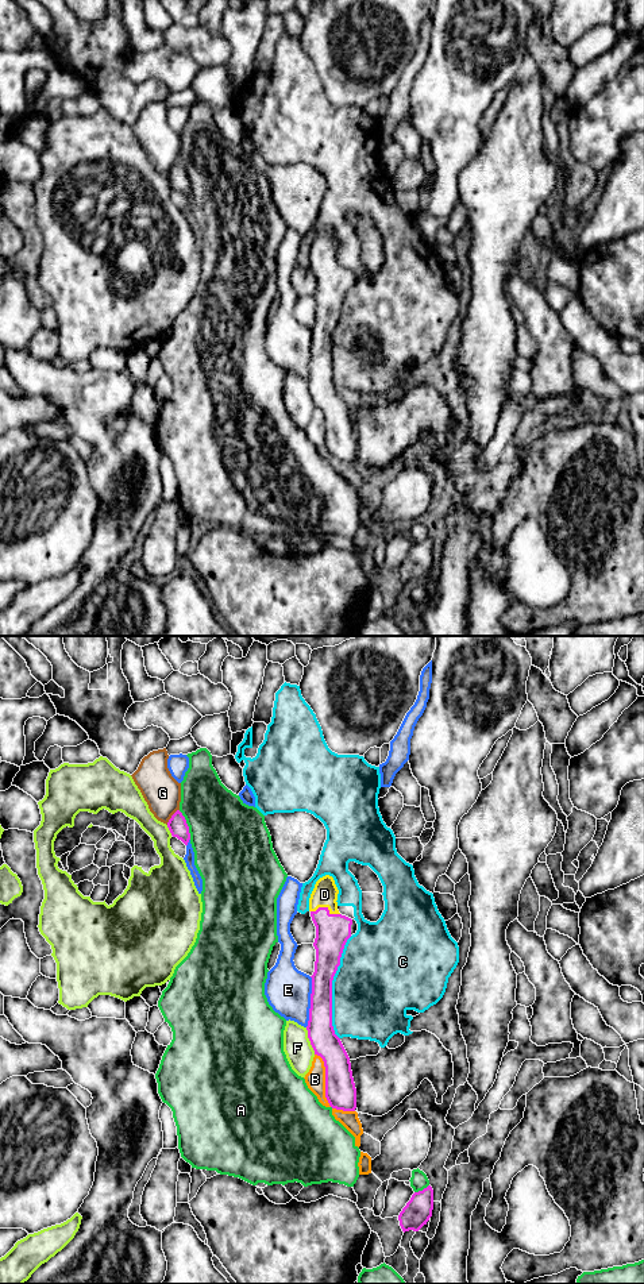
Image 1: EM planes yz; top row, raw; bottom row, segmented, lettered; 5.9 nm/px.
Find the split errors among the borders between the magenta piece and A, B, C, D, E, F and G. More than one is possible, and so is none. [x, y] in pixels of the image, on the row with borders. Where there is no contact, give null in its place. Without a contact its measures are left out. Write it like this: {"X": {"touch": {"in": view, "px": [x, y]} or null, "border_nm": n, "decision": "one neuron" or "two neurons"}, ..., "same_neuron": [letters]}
{"A": {"touch": {"in": "yz", "px": [186, 825]}, "border_nm": 190, "decision": "two neurons"}, "B": {"touch": {"in": "yz", "px": [326, 1091]}, "border_nm": 420, "decision": "two neurons"}, "C": {"touch": {"in": "yz", "px": [331, 987]}, "border_nm": 600, "decision": "two neurons"}, "D": {"touch": {"in": "yz", "px": [326, 907]}, "border_nm": 180, "decision": "one neuron"}, "E": {"touch": {"in": "yz", "px": [311, 1002]}, "border_nm": 300, "decision": "two neurons"}, "F": {"touch": {"in": "yz", "px": [309, 1040]}, "border_nm": 170, "decision": "two neurons"}, "G": {"touch": {"in": "yz", "px": [172, 817]}, "border_nm": 120, "decision": "two neurons"}, "same_neuron": ["D"]}

